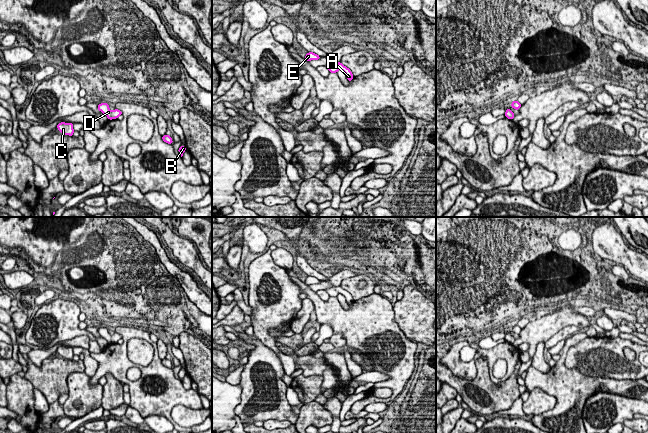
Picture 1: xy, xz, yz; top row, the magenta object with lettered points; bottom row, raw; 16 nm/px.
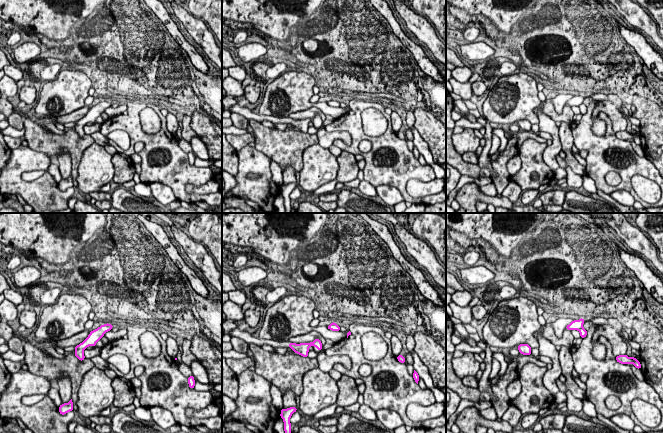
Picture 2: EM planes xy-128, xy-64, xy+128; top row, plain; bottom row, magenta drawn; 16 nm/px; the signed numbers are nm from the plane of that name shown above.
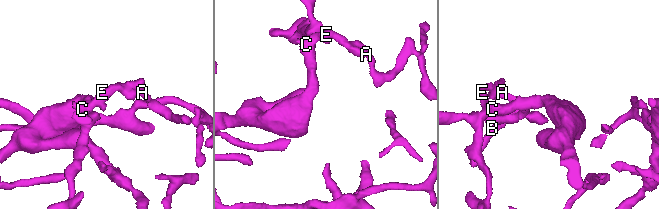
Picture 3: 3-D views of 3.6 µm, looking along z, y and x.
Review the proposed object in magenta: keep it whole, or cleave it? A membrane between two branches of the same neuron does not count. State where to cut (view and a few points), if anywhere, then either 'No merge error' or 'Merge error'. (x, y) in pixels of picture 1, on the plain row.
No split. No merge error

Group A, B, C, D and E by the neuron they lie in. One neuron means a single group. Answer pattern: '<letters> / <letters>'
A B C D E

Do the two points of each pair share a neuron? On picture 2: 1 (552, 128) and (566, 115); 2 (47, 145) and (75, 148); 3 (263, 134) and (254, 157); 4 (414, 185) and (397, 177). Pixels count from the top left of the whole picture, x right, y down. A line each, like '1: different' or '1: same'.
1: different
2: same
3: different
4: different

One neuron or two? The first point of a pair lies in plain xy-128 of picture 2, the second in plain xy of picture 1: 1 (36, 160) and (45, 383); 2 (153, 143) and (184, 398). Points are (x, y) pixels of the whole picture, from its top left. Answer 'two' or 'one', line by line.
1: two
2: one

